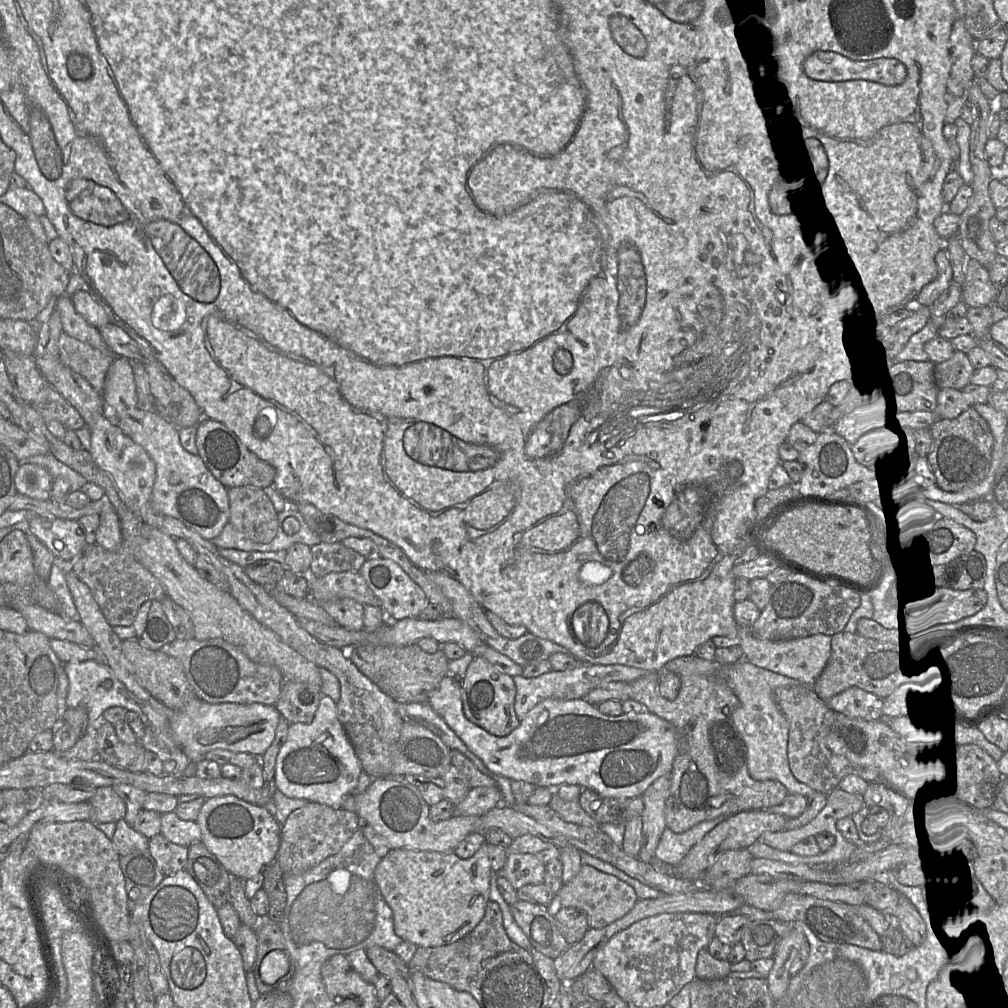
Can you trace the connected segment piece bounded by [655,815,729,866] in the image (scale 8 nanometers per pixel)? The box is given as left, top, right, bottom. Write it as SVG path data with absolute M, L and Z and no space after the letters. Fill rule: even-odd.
M722 815L700 822L682 833L675 833L666 827L658 843L655 856L667 864L677 865L696 843L728 817Z

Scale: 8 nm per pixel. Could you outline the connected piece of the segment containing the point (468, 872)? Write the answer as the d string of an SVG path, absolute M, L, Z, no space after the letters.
M485 842L478 851L468 859L458 857L454 851L437 852L437 851L419 851L405 848L391 849L387 855L381 858L374 870L375 882L386 903L392 909L393 923L395 933L403 939L415 944L417 947L438 947L458 941L470 933L483 919L486 906L489 901L489 890L491 880L491 862L487 853L487 843Z

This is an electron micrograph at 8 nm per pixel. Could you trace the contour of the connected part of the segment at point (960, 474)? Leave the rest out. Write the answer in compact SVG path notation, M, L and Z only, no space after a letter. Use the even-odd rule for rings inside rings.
M969 407L953 419L938 418L929 427L930 448L925 456L934 485L959 492L978 485L990 467L994 438L986 420Z

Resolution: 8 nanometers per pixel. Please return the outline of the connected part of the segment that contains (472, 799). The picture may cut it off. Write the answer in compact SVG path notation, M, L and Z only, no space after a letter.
M498 787L471 788L466 797L455 806L454 815L482 816L502 804Z

